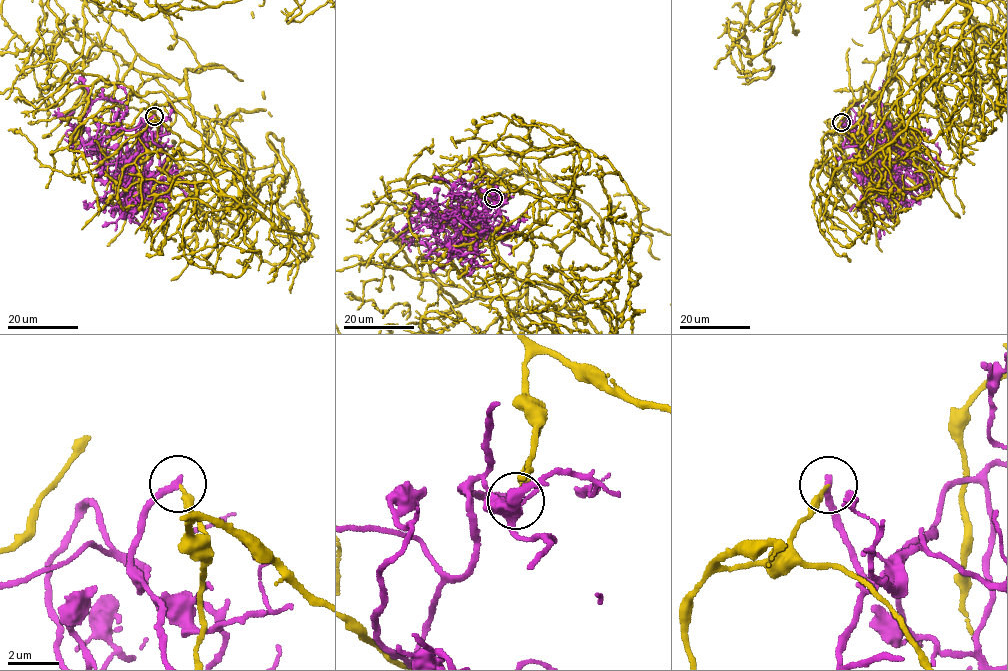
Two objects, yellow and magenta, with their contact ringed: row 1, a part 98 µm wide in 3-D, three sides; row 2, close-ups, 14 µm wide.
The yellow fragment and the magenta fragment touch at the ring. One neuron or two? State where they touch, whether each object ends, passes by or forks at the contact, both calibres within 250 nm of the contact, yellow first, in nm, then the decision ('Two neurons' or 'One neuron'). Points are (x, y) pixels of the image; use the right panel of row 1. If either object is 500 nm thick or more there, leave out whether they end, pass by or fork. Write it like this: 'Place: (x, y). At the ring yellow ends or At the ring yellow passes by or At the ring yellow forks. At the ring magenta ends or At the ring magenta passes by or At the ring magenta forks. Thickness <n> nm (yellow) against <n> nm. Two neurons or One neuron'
Place: (841, 122). At the ring yellow ends. At the ring magenta ends. Thickness 130 nm (yellow) against 300 nm. Two neurons

